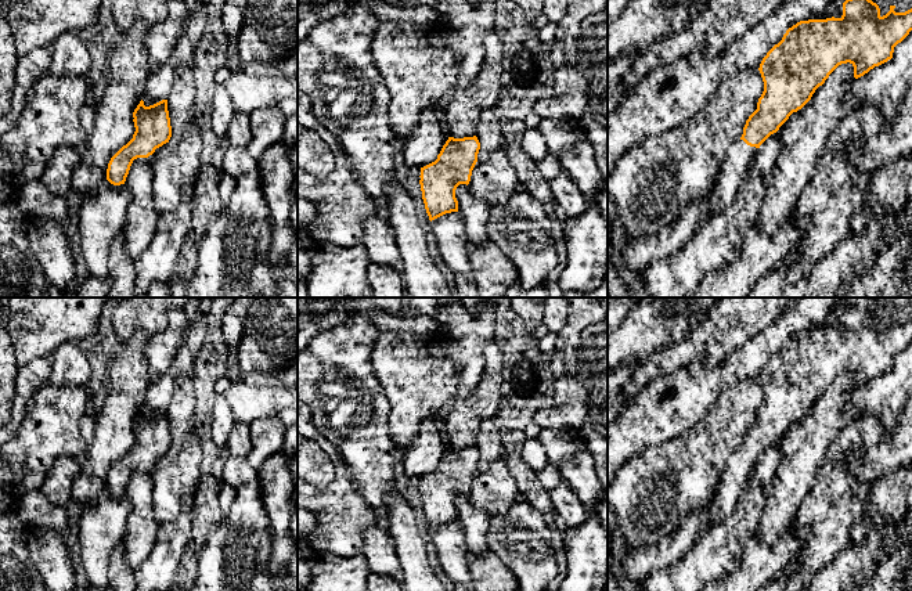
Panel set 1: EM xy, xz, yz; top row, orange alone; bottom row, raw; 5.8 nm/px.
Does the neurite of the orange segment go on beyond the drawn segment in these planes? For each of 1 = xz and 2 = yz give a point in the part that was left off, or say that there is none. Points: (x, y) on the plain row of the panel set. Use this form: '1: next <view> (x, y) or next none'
1: next none
2: next yz (734, 479)

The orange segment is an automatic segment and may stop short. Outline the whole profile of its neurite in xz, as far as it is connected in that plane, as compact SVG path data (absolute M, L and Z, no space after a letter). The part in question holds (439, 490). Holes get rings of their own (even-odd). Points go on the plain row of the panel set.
M476 446L448 447L437 469L421 478L419 494L430 531L446 523L458 522L455 500L459 494L469 494L479 460Z

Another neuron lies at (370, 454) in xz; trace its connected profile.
M360 313L316 335L298 354L298 401L307 407L314 428L342 454L360 498L376 513L376 525L387 531L386 498L396 490L397 460L389 433L392 407L371 363L379 335L370 317Z

